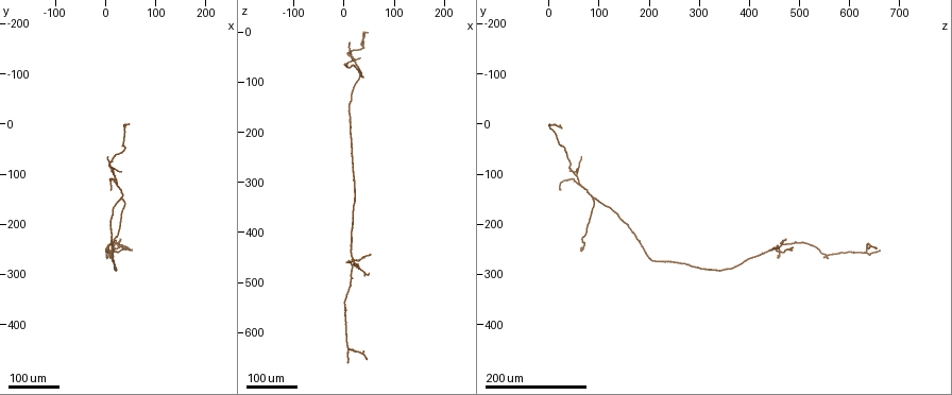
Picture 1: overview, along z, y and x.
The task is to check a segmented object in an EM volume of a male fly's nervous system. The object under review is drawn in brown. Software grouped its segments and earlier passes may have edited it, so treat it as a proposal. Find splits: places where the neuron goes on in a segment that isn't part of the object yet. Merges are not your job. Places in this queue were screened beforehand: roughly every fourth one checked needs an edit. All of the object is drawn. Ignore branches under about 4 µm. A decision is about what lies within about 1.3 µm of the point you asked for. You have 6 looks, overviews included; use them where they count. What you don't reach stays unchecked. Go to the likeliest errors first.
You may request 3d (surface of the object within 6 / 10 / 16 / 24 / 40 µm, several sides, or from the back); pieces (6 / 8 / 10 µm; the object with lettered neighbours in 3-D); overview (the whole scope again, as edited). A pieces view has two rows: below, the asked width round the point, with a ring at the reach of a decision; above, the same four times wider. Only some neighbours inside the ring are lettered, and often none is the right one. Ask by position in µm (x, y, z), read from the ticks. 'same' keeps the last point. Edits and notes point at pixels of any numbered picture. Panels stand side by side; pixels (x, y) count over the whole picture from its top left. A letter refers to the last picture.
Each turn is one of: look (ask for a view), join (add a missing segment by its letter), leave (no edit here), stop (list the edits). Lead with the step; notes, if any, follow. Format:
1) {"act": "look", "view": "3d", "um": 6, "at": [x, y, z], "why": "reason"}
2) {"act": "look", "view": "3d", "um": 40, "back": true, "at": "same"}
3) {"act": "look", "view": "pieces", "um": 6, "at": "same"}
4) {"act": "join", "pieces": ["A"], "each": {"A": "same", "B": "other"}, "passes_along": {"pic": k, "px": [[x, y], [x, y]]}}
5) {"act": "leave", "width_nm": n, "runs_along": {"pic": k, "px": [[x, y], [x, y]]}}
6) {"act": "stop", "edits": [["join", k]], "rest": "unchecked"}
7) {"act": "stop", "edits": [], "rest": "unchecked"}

{"act": "look", "view": "3d", "um": 40, "at": [5, 65, 65], "why": "tapers out"}

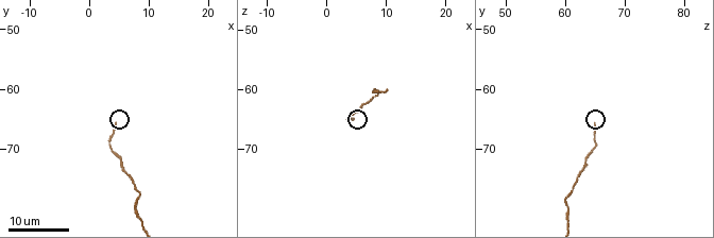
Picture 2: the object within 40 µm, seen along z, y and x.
{"act": "look", "view": "pieces", "um": 10, "at": [4.0, 65.5, 64.5]}

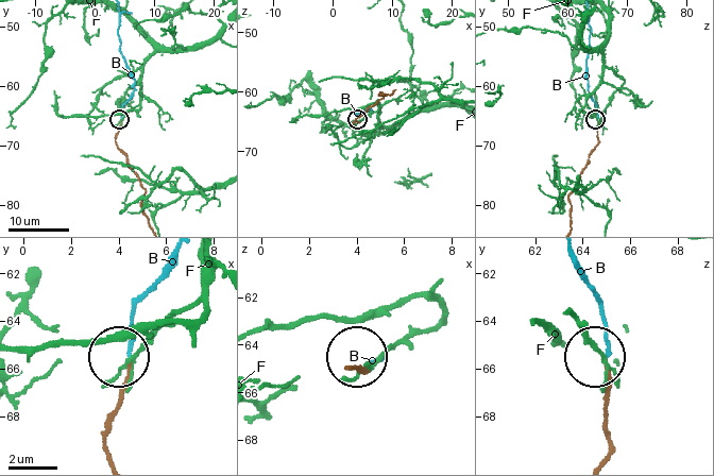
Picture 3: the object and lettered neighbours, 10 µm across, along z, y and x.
{"act": "join", "pieces": ["B"], "each": {"B": "same", "F": "other"}, "passes_along": {"pic": 3, "px": [[108, 422], [126, 370], [135, 303], [168, 260]]}, "found": "the neuron continues"}

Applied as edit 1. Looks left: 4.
{"act": "look", "view": "overview"}

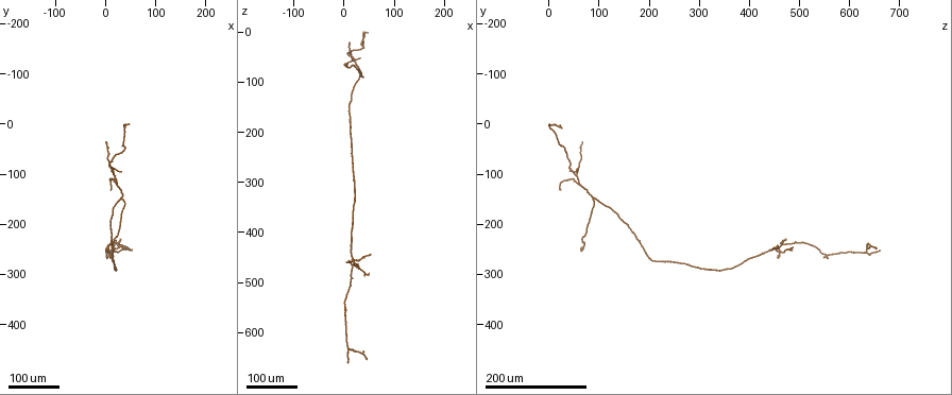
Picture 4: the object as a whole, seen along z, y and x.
{"act": "look", "view": "3d", "um": 40, "at": [35, 95, 55], "why": "long arm stops here"}

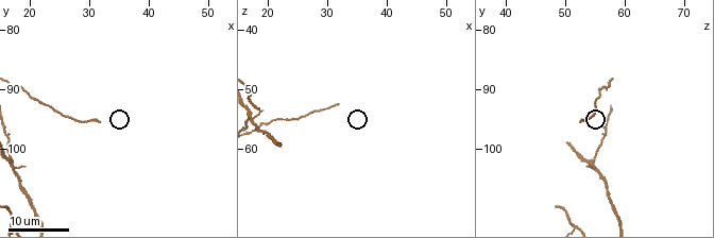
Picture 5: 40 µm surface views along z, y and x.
{"act": "look", "view": "3d", "um": 6, "at": [32.0, 95.5, 53.0], "why": "closer look"}

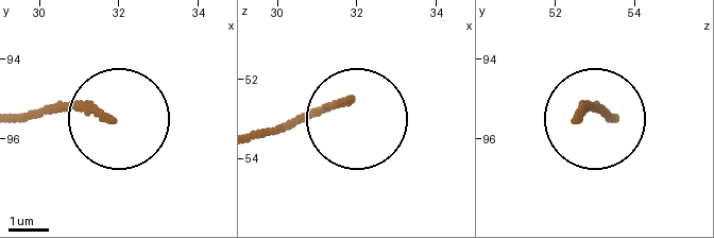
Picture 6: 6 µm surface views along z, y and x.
{"act": "look", "view": "pieces", "um": 10, "at": [31.75, 95.55, 52.60]}

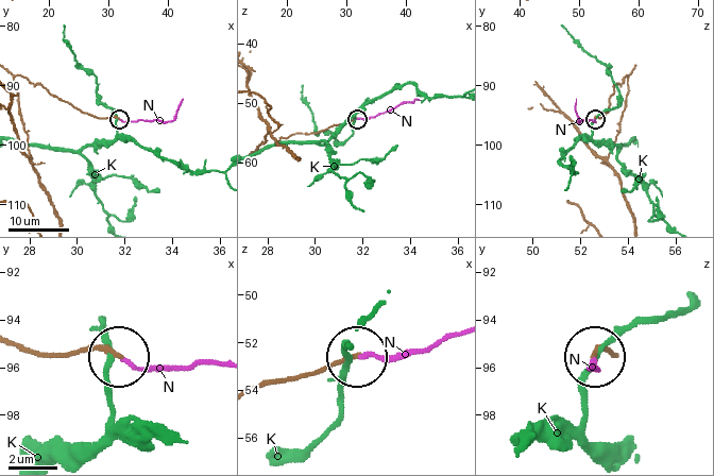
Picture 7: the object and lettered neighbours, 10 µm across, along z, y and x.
{"act": "join", "pieces": ["N"], "width_nm": 160, "each": {"K": "other", "N": "same"}, "passes_along": {"pic": 7, "px": [[291, 381], [354, 357], [405, 357], [454, 337]]}, "found": "it goes on there"}

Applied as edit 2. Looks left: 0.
{"act": "stop", "edits": [["join", 3], ["join", 7]], "rest": "unchecked"}

